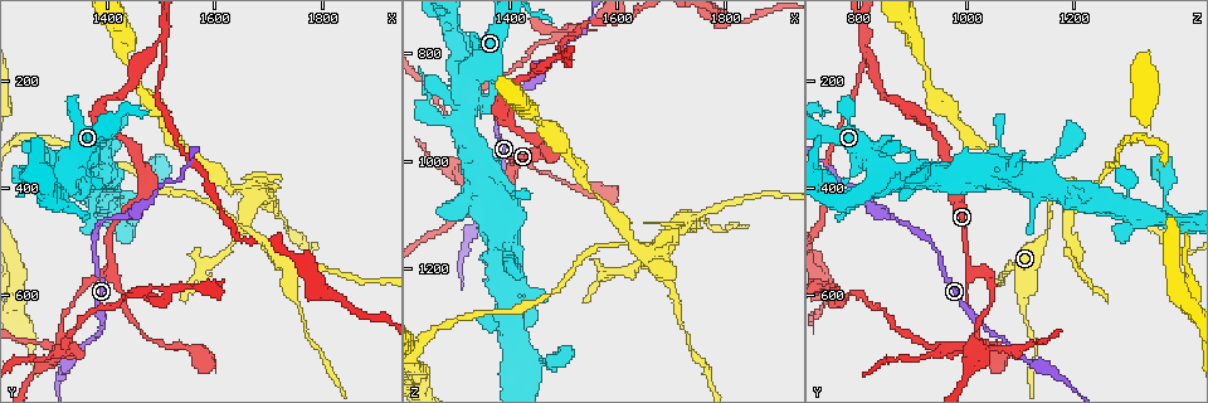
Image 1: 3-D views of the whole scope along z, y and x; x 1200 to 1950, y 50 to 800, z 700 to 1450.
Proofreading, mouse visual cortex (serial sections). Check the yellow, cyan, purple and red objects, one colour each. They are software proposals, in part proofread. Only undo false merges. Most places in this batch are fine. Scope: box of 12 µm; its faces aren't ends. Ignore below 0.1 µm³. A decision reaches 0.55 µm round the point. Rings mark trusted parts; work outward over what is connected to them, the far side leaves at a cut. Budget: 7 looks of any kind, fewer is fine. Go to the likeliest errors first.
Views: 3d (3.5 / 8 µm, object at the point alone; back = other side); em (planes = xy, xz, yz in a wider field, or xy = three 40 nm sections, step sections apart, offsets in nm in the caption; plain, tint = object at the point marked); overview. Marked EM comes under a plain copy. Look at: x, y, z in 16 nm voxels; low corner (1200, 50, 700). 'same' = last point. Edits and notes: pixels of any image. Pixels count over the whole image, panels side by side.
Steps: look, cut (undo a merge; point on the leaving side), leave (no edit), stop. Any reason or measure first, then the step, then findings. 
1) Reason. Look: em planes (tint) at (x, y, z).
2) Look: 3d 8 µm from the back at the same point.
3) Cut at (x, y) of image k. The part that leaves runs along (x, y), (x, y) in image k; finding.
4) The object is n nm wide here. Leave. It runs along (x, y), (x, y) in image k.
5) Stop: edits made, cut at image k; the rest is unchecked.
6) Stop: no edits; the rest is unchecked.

Four arms meet. Look: 3d 3.5 µm at (1625, 410, 1160).

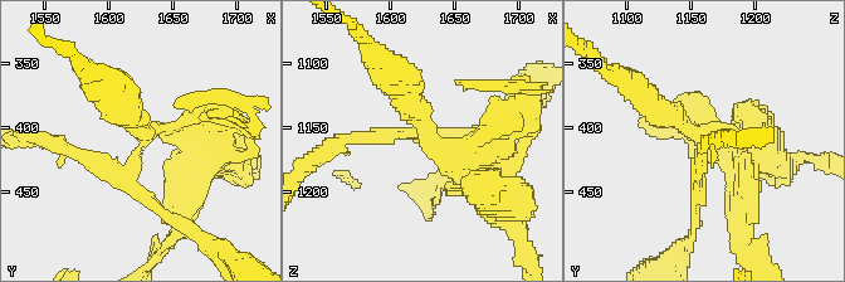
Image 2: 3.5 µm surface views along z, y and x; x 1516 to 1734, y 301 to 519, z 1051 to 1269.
Look: em planes (tint) at (1628, 410, 1158).

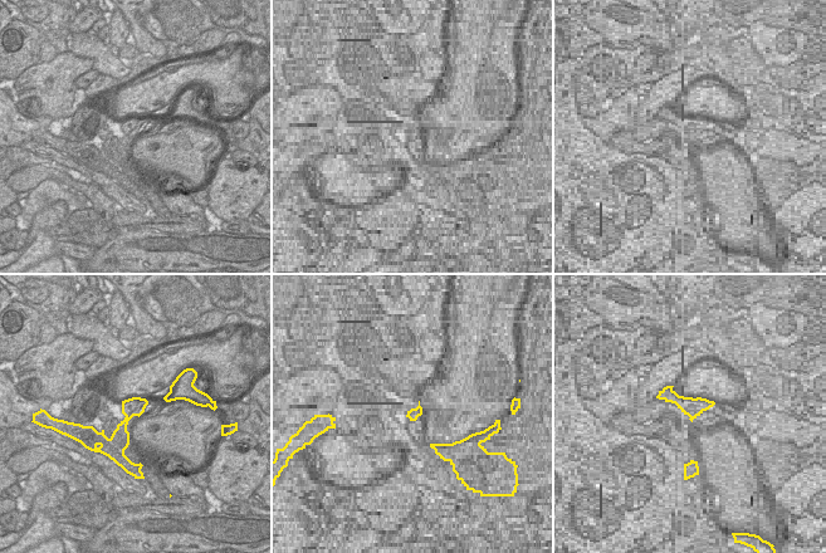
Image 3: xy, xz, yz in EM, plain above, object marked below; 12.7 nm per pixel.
Cut at (445, 173) of image 2. The part that leaves runs along (425, 139), (379, 56) in image 2; two cells meet here.

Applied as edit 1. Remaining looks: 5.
Redraw. Look: overview.

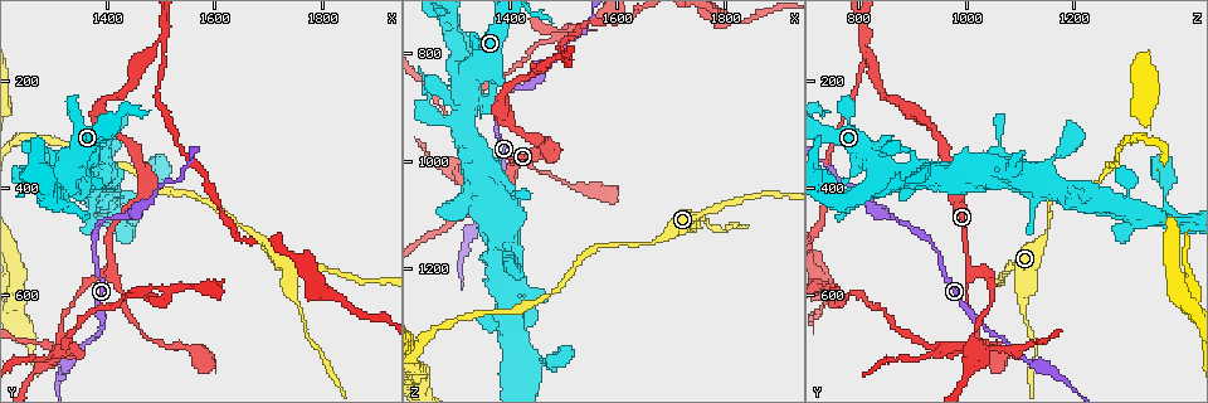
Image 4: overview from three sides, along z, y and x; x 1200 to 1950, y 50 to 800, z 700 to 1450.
A fork. Look: 3d 3.5 µm at (1505, 120, 810).

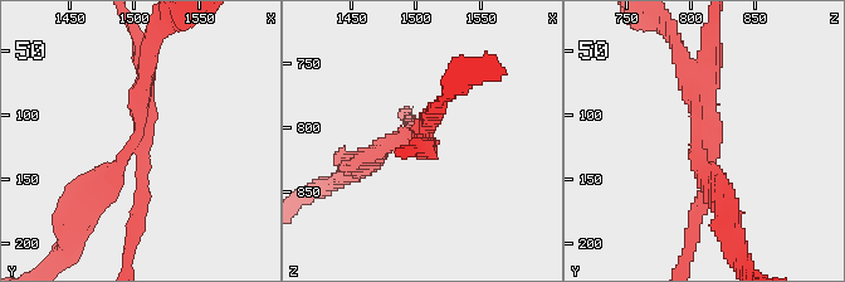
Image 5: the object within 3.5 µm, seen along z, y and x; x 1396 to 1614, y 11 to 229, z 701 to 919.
The arms are 200, 250, 250 nm wide. Cut at (142, 195) of image 5. The part that leaves runs along (140, 152), (140, 214), (125, 261) in image 5; two cells meet here.

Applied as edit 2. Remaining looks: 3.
Thick turns thin. Look: 3d 3.5 µm at (1405, 555, 1010).

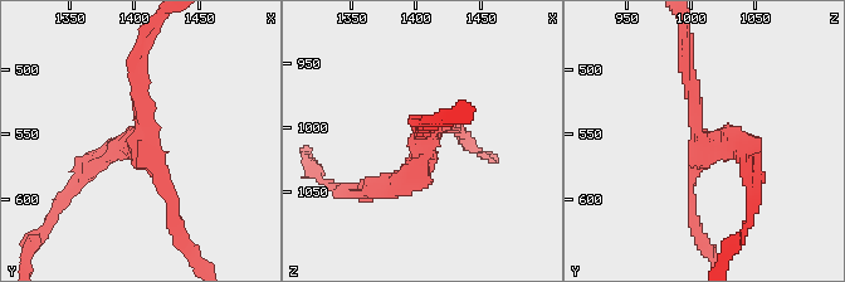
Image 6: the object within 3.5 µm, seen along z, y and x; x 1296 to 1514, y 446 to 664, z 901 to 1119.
3 arms meet here; the arms are 100, 200, 250 nm wide; shape alone is not enough. Look: em xy step 5 (tint) at (1408, 556, 1012).

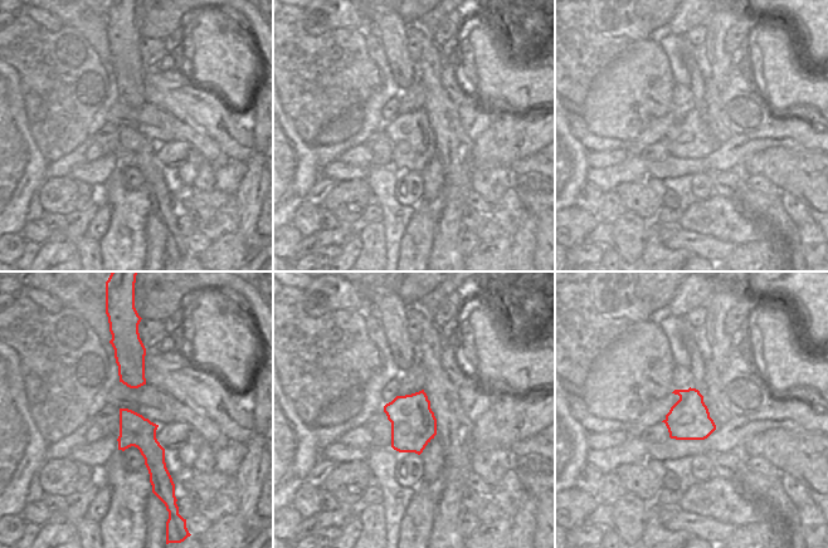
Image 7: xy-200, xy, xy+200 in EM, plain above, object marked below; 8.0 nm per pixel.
The object is 360 nm wide here. Leave. It runs along (685, 61), (699, 134), (751, 164) in image 6; continuous, no second cell.

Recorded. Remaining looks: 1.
Stop: edits made, cut at image 2, cut at image 5; the rest is unchecked.

